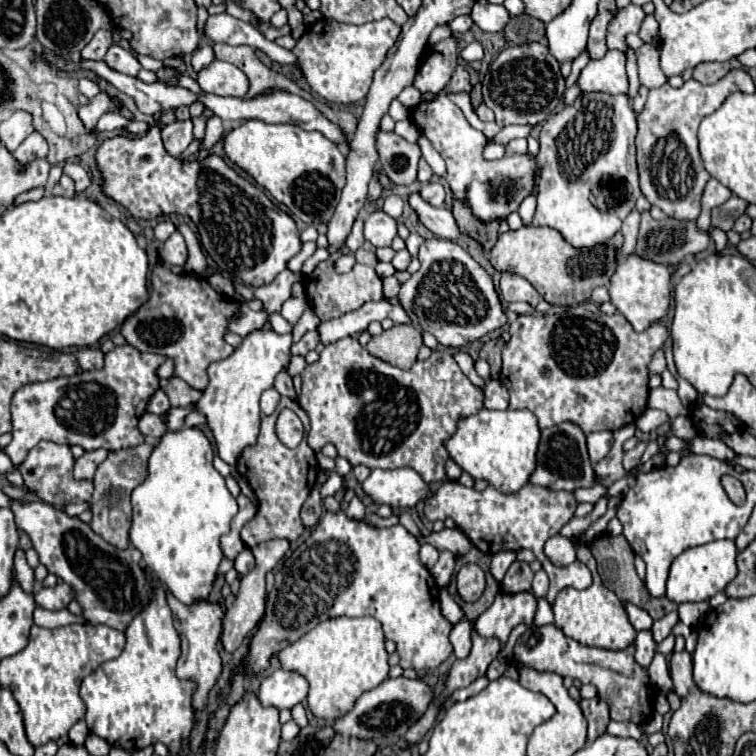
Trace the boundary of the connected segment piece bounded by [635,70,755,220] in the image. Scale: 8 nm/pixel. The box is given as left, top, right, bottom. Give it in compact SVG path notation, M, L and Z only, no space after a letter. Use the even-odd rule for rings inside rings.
M731 70L727 76L723 76L719 82L715 84L701 84L697 80L687 80L681 88L673 88L669 84L663 84L657 90L649 90L647 102L643 106L643 112L639 114L639 134L635 140L635 148L637 148L637 166L639 166L639 184L641 184L641 192L643 196L653 204L659 206L667 216L673 218L687 218L687 220L697 220L699 212L701 212L701 192L705 188L705 184L709 182L709 172L703 168L701 158L699 158L699 148L697 148L697 128L701 124L701 120L709 114L713 114L733 92L743 92L743 94L753 94L755 92L755 84L749 78L749 74L745 70ZM669 136L675 136L687 150L689 160L691 160L691 168L695 172L691 186L687 190L685 196L679 198L667 198L661 196L653 184L653 176L651 176L651 152L655 148L655 144L659 140L667 140Z

